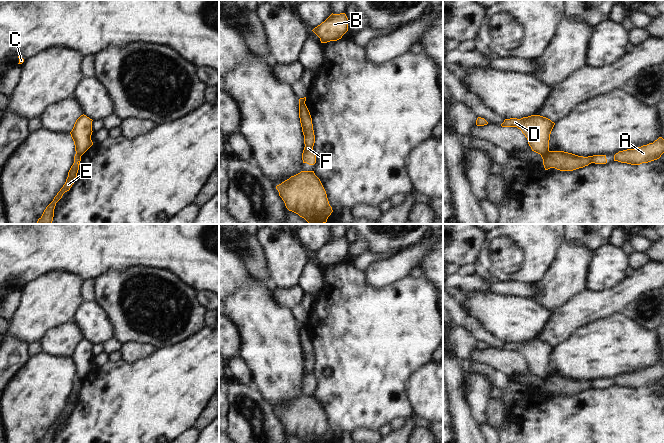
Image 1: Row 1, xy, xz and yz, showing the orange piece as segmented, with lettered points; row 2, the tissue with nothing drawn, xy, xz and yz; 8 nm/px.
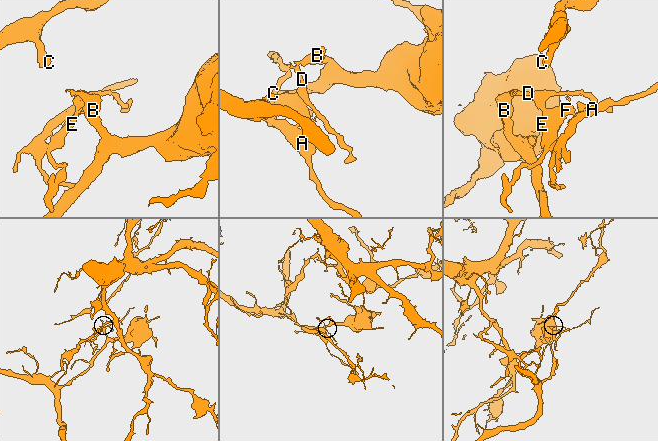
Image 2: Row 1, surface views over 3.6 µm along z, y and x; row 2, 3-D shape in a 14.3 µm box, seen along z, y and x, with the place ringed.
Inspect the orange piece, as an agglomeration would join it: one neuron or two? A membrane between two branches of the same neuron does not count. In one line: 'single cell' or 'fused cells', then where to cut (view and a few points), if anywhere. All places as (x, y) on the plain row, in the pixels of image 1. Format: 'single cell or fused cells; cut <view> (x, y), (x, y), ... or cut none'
fused cells; cut yz (548, 374), (541, 379)

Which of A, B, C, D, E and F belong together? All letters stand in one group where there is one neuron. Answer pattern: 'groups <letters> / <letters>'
groups A E F / B C D

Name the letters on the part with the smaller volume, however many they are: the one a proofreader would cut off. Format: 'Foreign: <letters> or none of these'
Foreign: A, E, F

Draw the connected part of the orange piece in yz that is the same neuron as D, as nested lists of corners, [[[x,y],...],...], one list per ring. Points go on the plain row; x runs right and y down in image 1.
[[[531,339],[521,343],[505,343],[501,348],[502,351],[517,351],[522,355],[528,364],[532,375],[545,379],[549,375],[550,358],[555,347],[550,343],[540,340]]]

